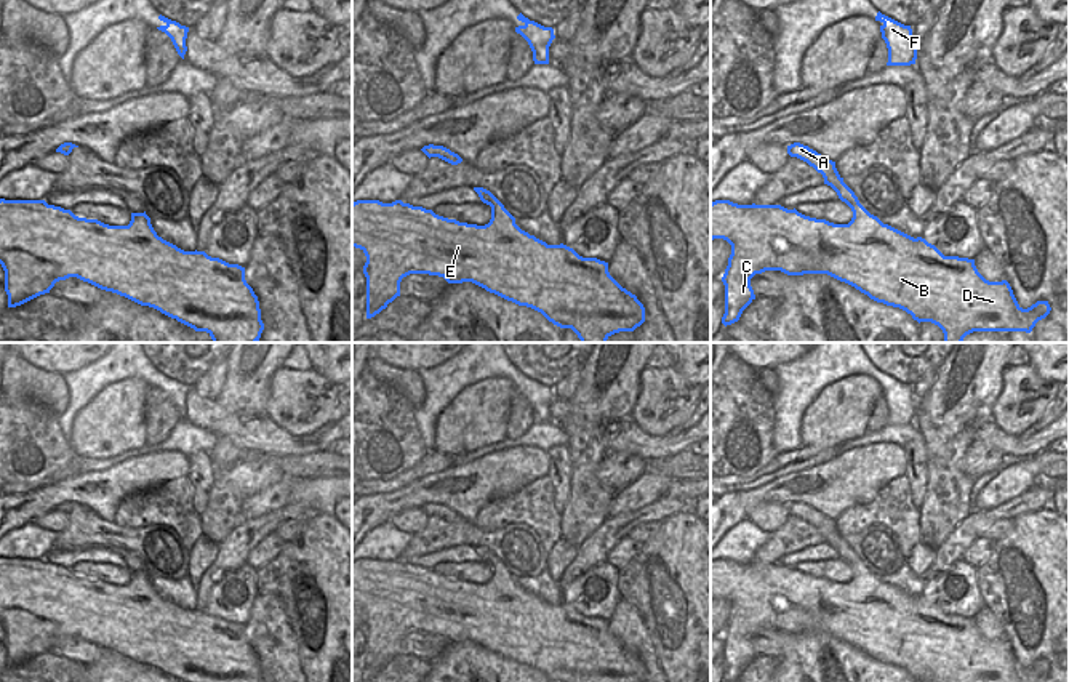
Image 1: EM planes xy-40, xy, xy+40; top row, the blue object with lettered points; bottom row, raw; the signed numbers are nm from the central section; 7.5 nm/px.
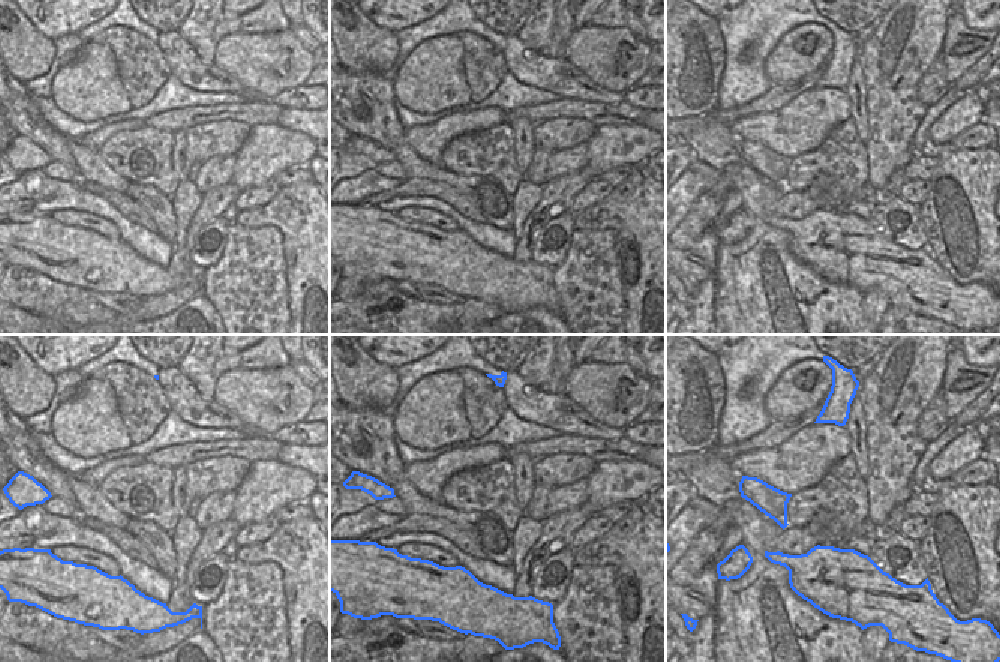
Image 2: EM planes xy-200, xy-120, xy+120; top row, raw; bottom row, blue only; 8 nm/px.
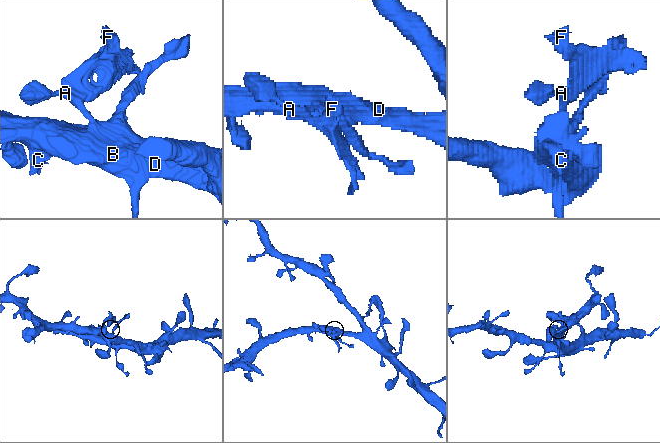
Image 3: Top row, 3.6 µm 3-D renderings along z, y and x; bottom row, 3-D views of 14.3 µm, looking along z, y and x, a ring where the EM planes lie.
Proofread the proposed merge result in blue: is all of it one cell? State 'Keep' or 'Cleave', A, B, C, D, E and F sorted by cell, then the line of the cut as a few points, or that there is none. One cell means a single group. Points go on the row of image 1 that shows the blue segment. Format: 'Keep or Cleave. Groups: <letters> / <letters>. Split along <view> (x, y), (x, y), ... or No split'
Cleave. Groups: A F / B C D E. Split along xy+40 (858, 202), (848, 205).

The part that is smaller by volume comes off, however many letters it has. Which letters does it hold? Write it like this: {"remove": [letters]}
{"remove": ["A", "F"]}

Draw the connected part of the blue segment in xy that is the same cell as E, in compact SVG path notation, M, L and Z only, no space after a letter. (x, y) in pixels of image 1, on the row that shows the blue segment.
M402 200L354 202L352 247L366 256L366 319L400 296L403 277L429 274L443 277L448 283L472 282L507 301L531 307L554 325L571 328L581 343L607 343L611 335L634 331L645 322L643 304L610 275L608 263L583 258L563 243L547 245L522 231L501 202L490 207L490 223L477 226Z

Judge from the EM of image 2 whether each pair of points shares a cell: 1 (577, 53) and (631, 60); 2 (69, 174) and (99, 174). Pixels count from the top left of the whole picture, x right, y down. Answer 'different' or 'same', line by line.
1: same
2: different

